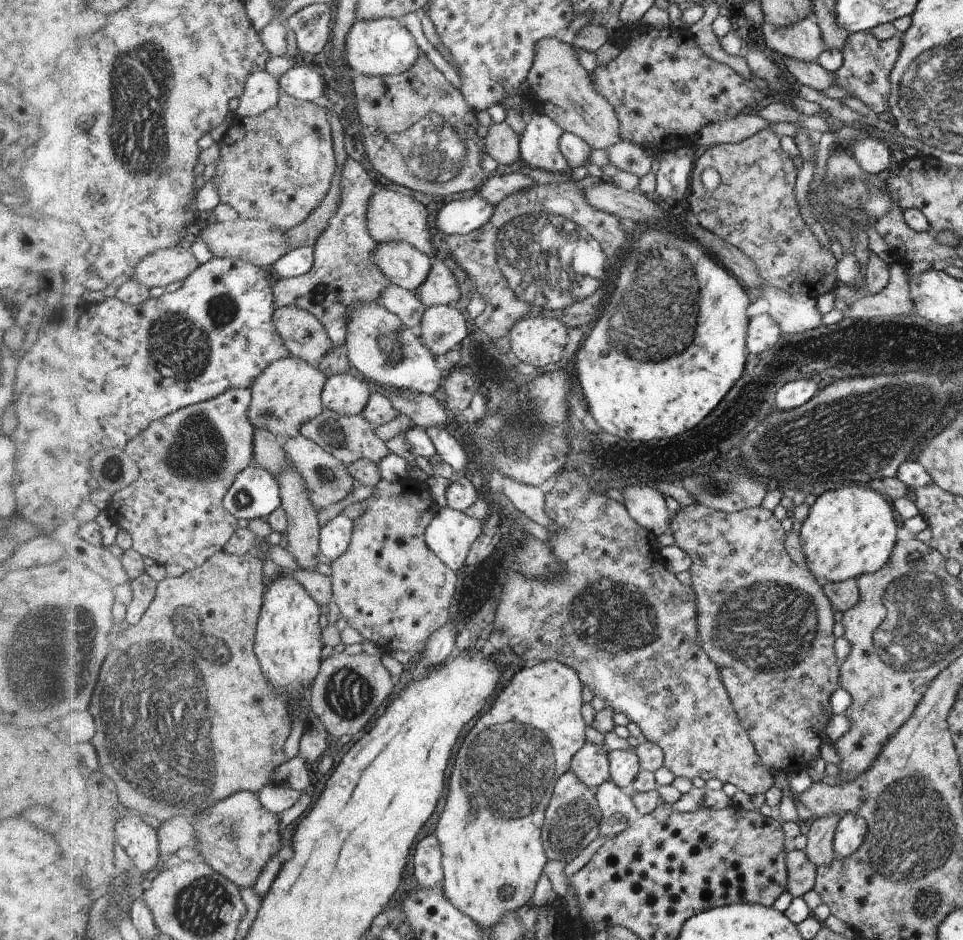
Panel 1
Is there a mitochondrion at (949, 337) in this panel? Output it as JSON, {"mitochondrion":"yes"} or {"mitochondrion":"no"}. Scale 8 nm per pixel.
{"mitochondrion":"yes"}

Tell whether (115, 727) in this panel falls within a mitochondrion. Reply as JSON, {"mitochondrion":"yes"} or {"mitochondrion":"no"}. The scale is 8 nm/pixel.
{"mitochondrion":"yes"}

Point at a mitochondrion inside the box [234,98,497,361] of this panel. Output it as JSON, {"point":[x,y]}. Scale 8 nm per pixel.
{"point":[437,150]}

